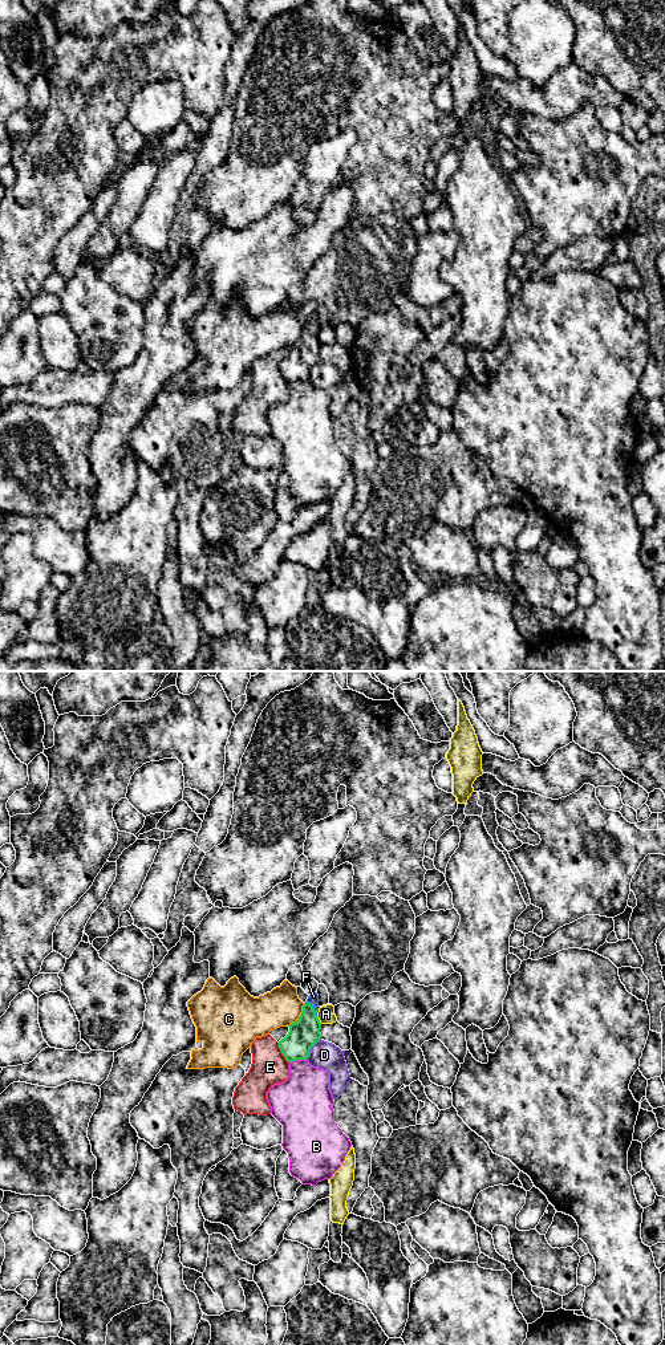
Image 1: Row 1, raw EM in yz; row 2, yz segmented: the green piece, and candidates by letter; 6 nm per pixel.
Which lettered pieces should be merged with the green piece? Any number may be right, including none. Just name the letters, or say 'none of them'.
F

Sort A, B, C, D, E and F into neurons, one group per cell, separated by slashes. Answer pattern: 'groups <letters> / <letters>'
groups A / B / C / D / E / F

